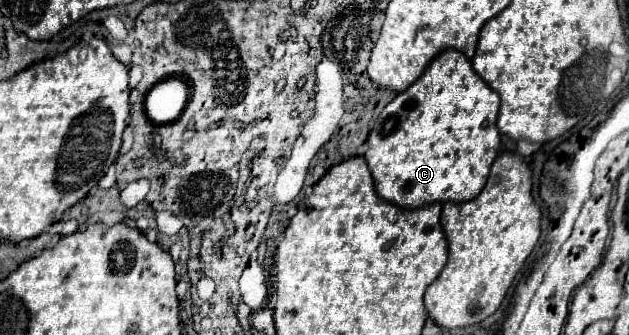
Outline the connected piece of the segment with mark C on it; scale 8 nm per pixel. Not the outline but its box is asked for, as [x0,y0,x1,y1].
[365,50,501,208]

